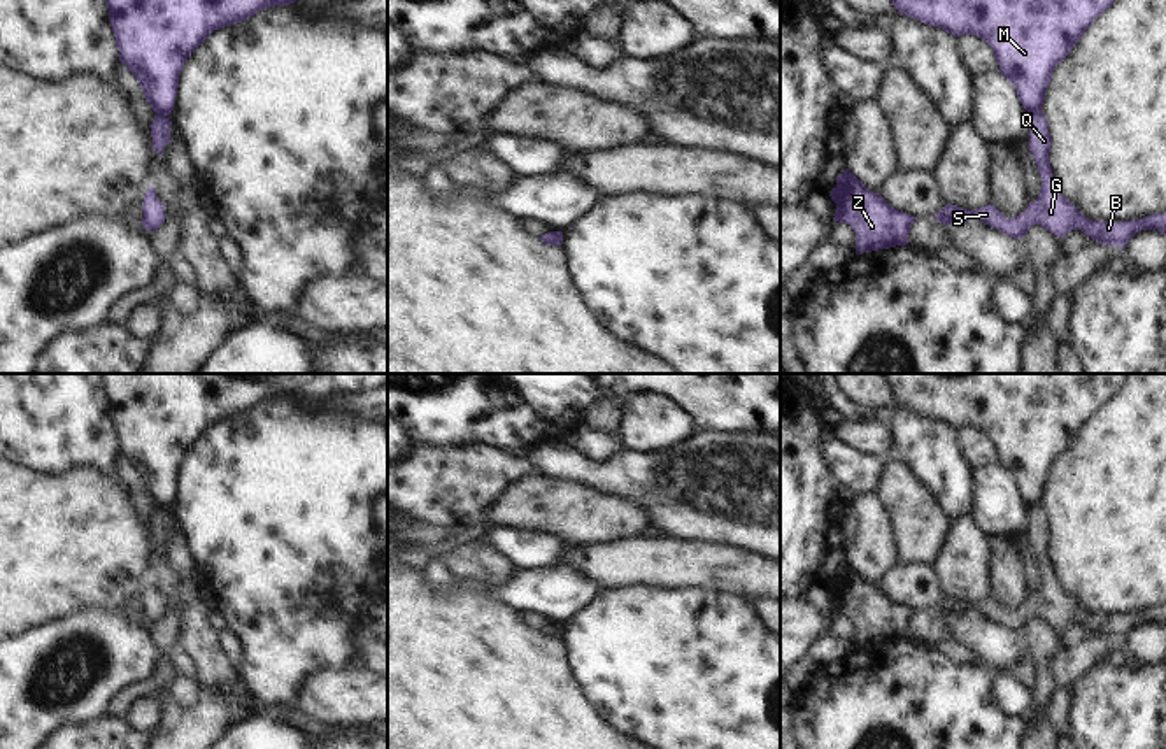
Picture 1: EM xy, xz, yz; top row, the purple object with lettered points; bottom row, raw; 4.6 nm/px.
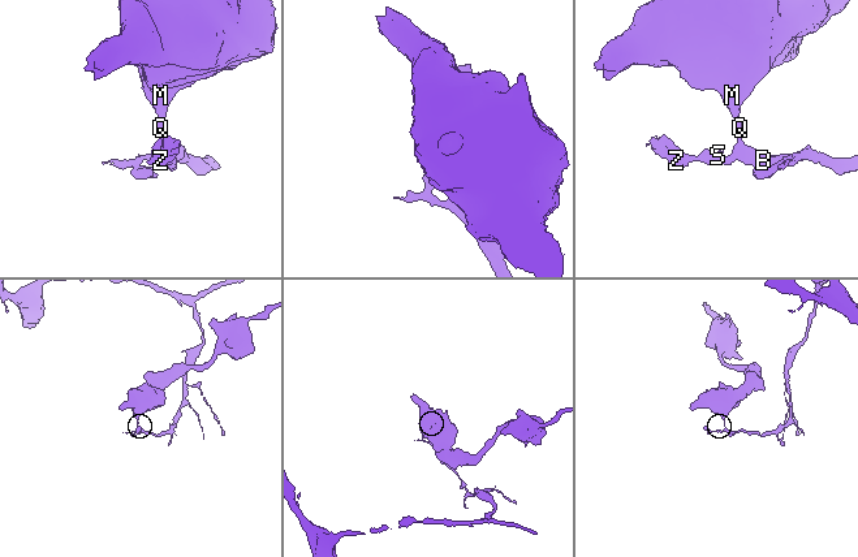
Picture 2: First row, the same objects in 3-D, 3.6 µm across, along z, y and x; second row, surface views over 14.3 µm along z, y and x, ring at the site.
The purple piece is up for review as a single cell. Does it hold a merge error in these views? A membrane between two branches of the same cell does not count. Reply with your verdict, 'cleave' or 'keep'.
cleave

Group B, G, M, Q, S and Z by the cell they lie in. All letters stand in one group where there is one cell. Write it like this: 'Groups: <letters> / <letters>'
Groups: B G Q S Z / M.

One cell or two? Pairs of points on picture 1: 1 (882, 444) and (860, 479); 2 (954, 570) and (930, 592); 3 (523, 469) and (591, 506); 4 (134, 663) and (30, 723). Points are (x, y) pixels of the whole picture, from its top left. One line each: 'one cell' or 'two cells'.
1: two cells
2: two cells
3: two cells
4: one cell

